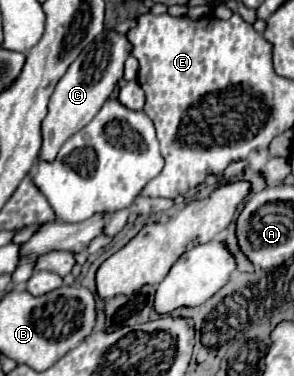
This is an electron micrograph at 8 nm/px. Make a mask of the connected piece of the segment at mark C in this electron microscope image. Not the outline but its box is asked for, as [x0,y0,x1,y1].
[39,30,129,162]

